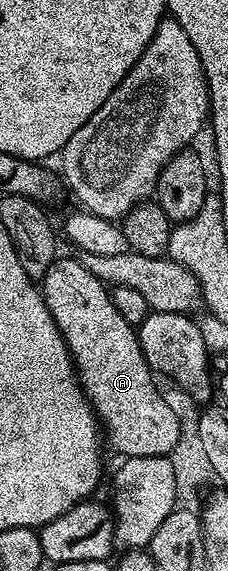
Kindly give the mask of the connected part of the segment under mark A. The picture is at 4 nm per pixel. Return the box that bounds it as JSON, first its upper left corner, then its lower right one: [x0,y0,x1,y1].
[41,256,181,458]

